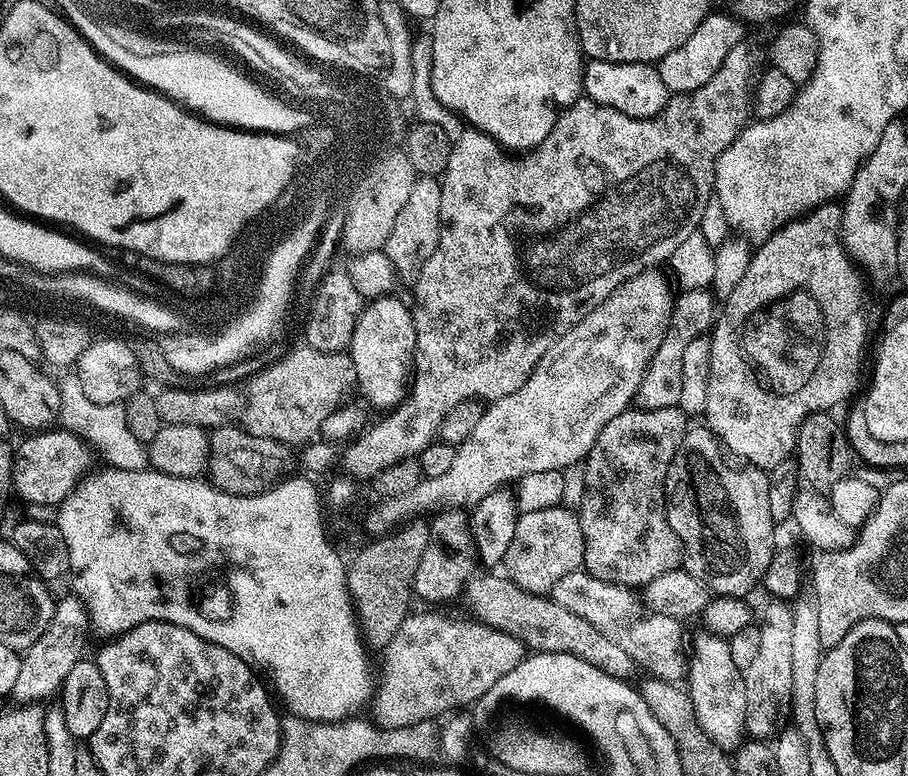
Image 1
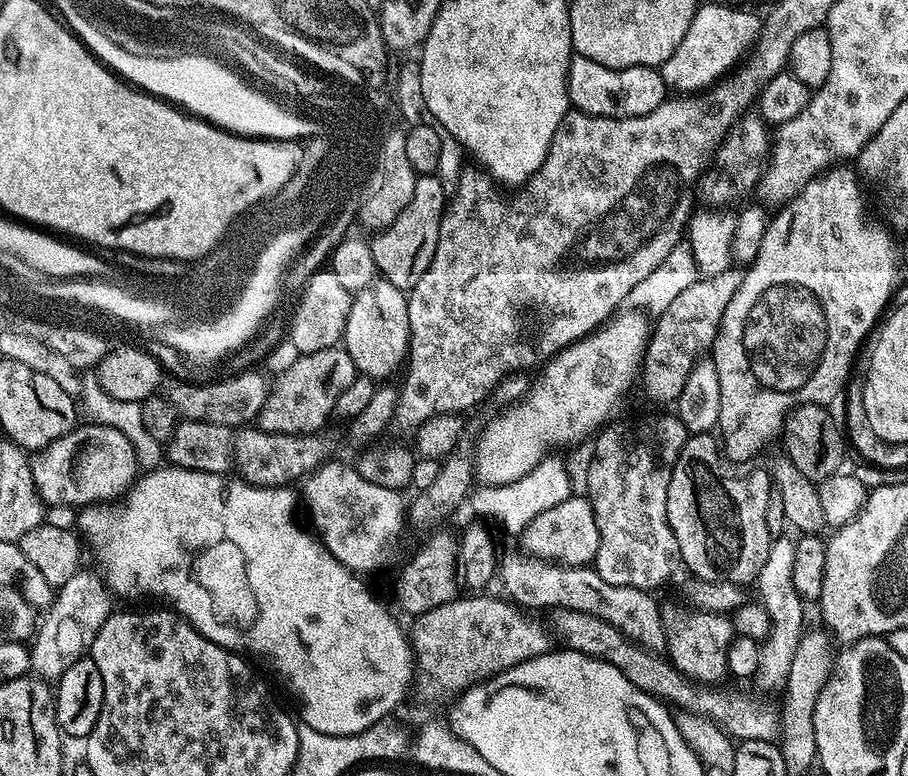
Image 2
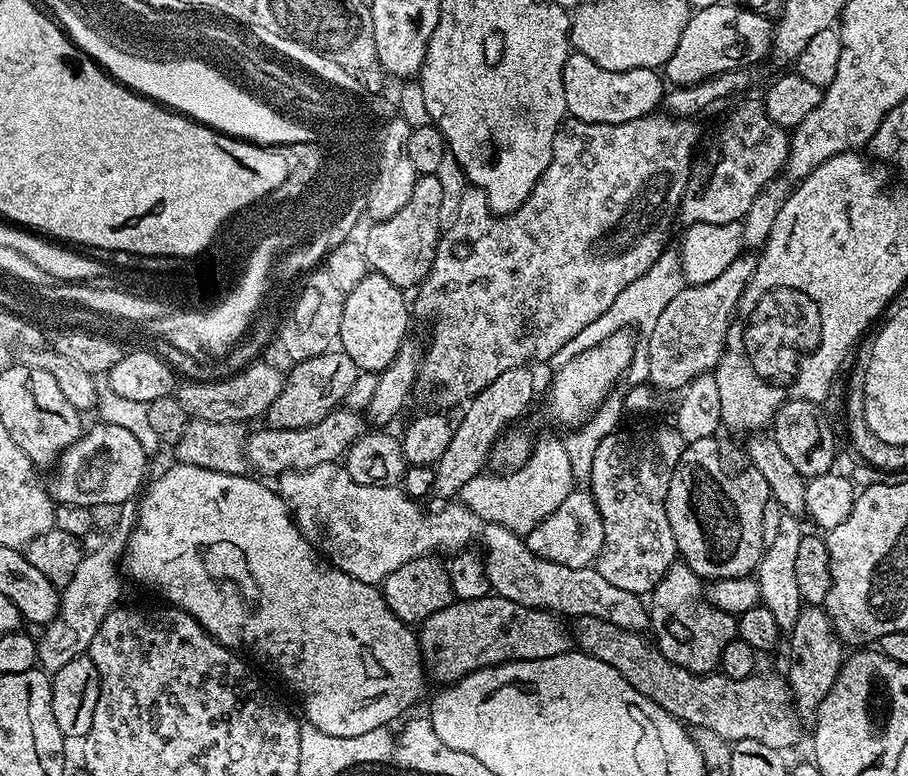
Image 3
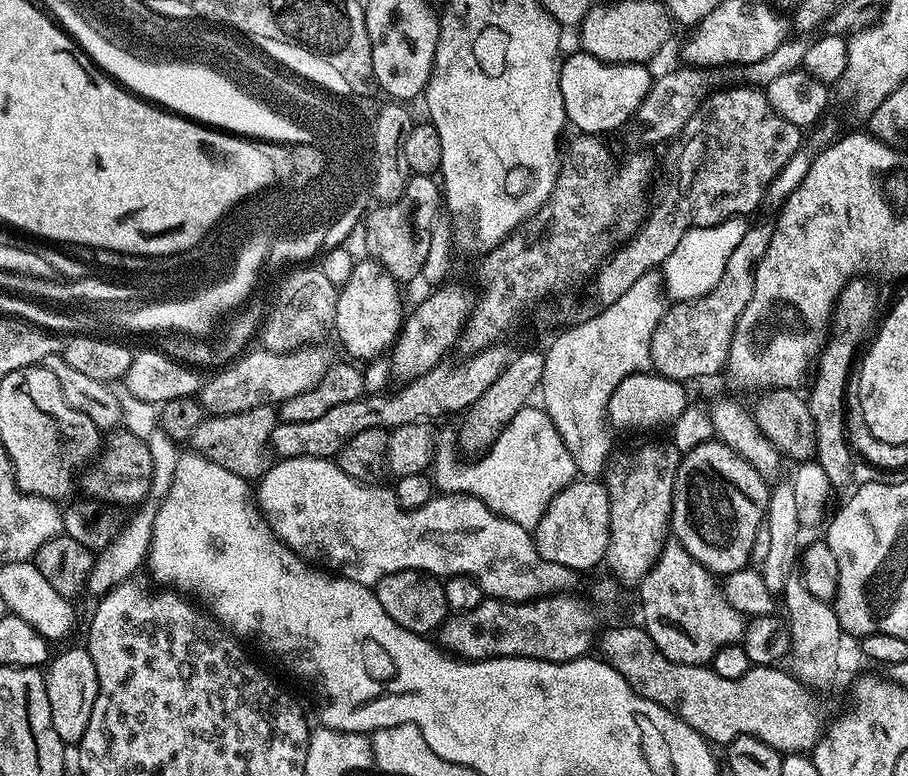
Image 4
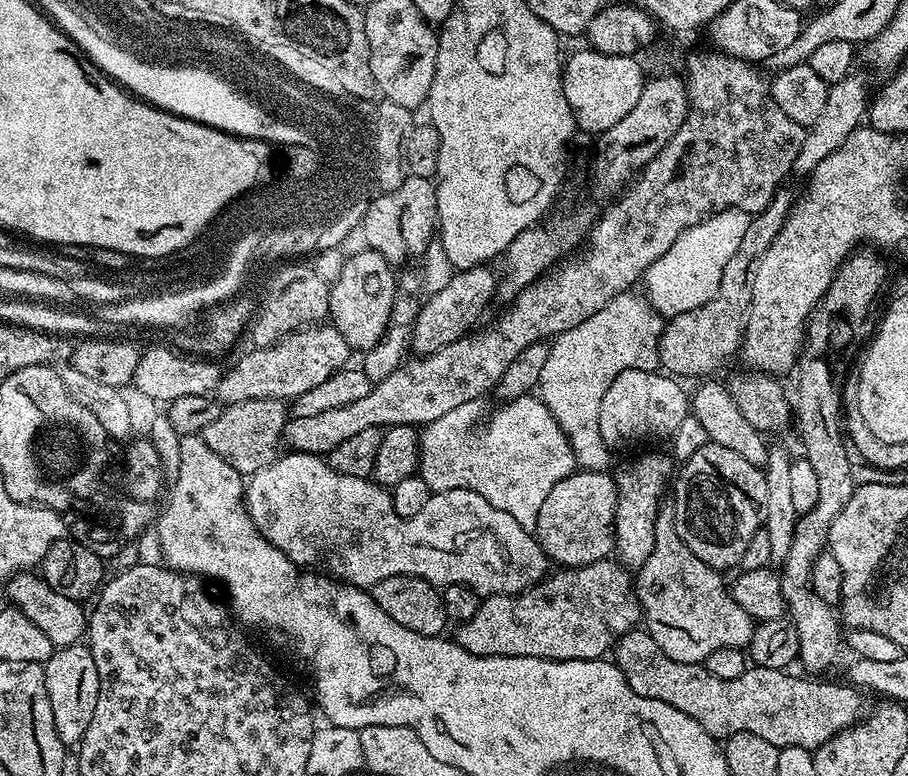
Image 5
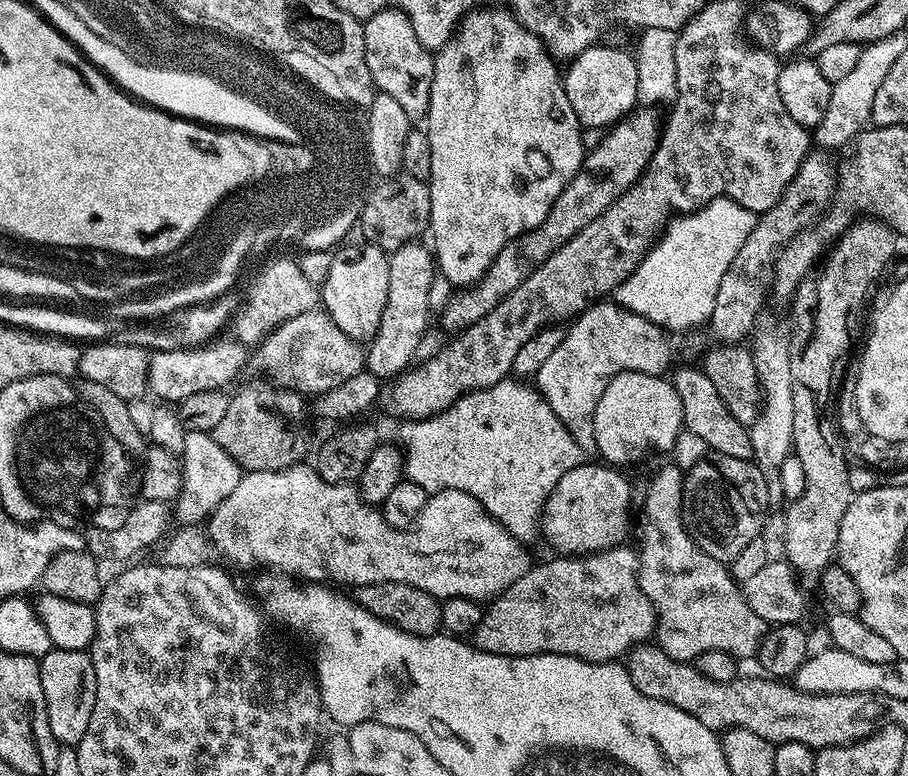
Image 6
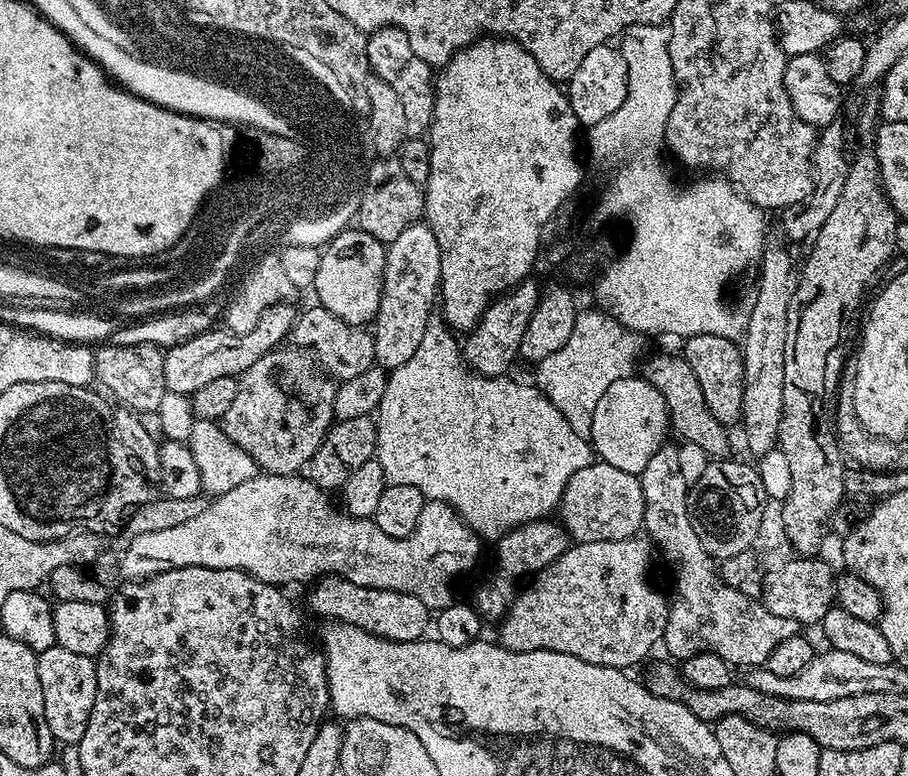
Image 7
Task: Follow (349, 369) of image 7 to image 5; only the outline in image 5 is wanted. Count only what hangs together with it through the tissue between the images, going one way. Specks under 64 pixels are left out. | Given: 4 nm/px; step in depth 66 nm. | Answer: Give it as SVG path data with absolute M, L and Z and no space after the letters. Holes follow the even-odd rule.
M321 322L311 327L304 327L300 331L293 332L289 336L278 340L267 348L253 347L252 352L248 352L232 369L225 371L220 377L214 396L221 405L229 406L232 404L241 404L247 400L283 400L291 402L296 397L306 394L306 390L311 390L314 386L326 382L326 378L335 376L341 368L349 367L350 349L346 338L333 328L331 323Z

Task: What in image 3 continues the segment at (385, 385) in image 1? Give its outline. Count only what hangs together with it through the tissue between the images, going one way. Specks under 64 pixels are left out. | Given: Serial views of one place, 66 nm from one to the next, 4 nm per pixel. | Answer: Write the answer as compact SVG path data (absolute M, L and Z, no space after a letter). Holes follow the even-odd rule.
M369 271L368 275L362 278L362 282L358 282L358 286L354 286L354 290L350 290L345 295L338 344L342 351L356 363L359 371L379 374L394 361L399 348L403 346L406 337L409 335L407 332L410 304L407 299L404 301L404 296L405 293L402 289L394 286L394 282L390 282L390 278L382 278L382 274L373 271Z

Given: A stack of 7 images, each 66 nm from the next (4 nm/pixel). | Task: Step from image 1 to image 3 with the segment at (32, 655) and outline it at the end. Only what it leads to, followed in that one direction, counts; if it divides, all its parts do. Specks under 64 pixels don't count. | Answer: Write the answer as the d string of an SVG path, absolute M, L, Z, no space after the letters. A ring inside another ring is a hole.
M131 500L121 505L119 509L120 518L116 532L109 536L108 540L94 552L89 551L78 564L77 573L74 574L67 586L61 591L60 606L56 612L55 618L51 623L45 625L42 638L37 641L37 663L39 667L49 673L55 674L62 666L72 662L78 655L85 655L94 640L94 636L98 632L99 626L112 611L120 596L120 578L118 576L118 558L125 553L127 549L128 537L131 535L131 529L135 527L137 522L137 514L139 512L139 503Z

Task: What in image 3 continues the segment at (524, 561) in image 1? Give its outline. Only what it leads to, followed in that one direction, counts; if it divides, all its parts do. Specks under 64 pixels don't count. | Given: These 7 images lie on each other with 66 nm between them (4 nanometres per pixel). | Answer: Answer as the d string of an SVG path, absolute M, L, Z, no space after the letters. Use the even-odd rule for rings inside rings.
M574 490L568 495L566 502L562 502L562 506L554 510L554 514L538 522L526 537L528 549L534 554L538 554L544 560L558 562L571 568L589 567L600 555L603 541L604 531L598 506L588 490Z

